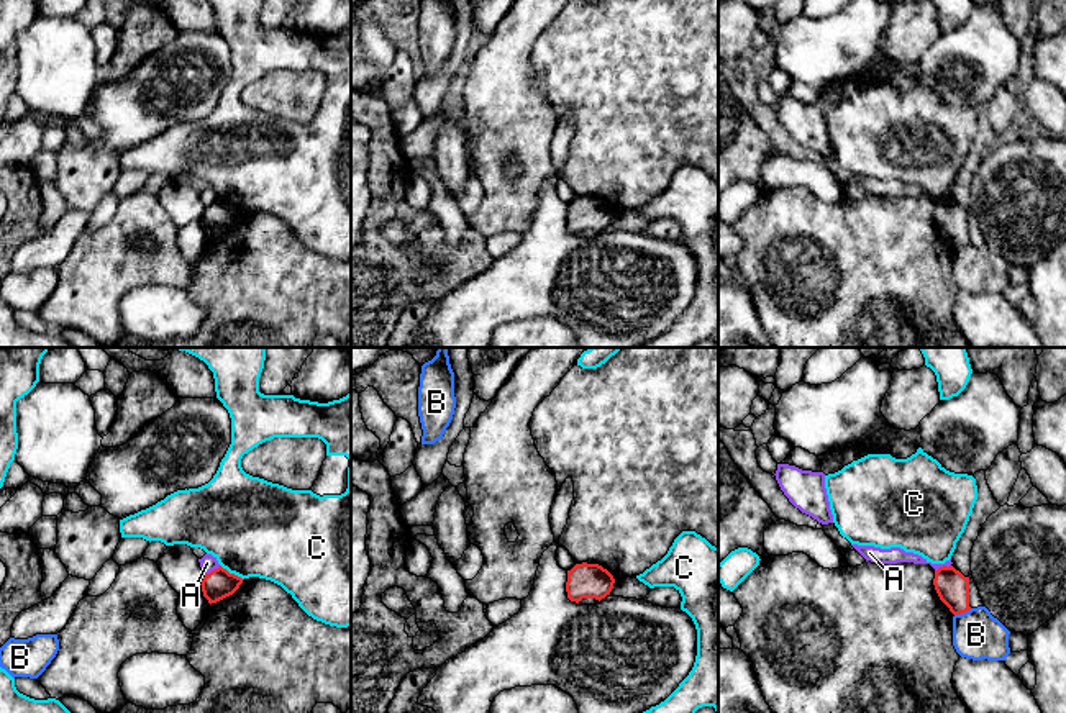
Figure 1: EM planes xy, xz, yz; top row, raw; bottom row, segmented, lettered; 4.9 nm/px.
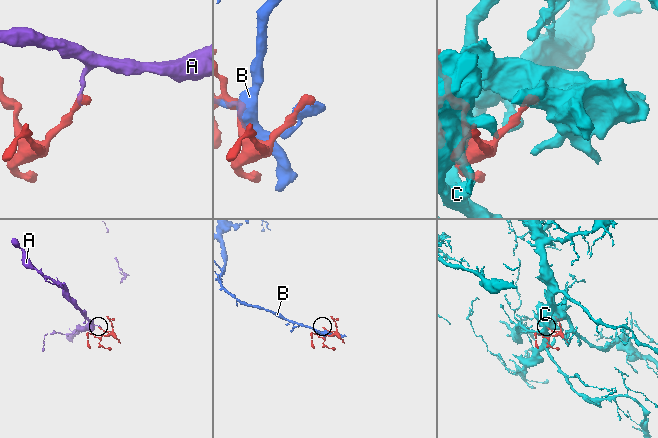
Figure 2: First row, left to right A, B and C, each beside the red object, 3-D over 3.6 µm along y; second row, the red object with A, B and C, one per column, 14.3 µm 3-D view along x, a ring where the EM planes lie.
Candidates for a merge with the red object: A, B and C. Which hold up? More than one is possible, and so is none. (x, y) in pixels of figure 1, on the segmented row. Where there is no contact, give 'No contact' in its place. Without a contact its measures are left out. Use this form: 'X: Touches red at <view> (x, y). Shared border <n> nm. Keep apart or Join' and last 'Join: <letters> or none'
A: Touches red at yz (943, 566). Shared border 90 nm. Keep apart
B: Touches red at yz (963, 612). Shared border 90 nm. Keep apart
C: Touches red at xy (232, 574). Shared border 140 nm. Keep apart
Join: none

